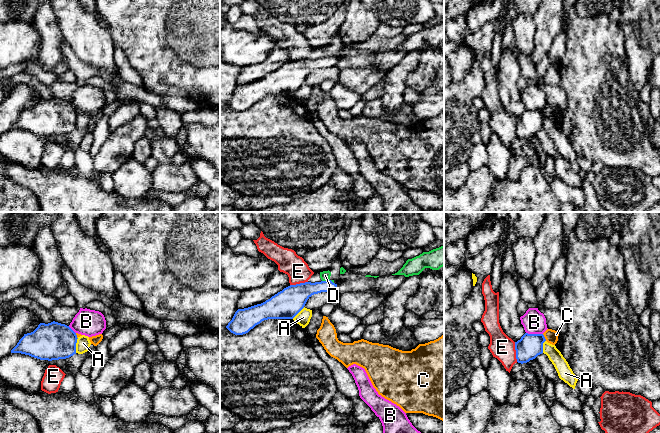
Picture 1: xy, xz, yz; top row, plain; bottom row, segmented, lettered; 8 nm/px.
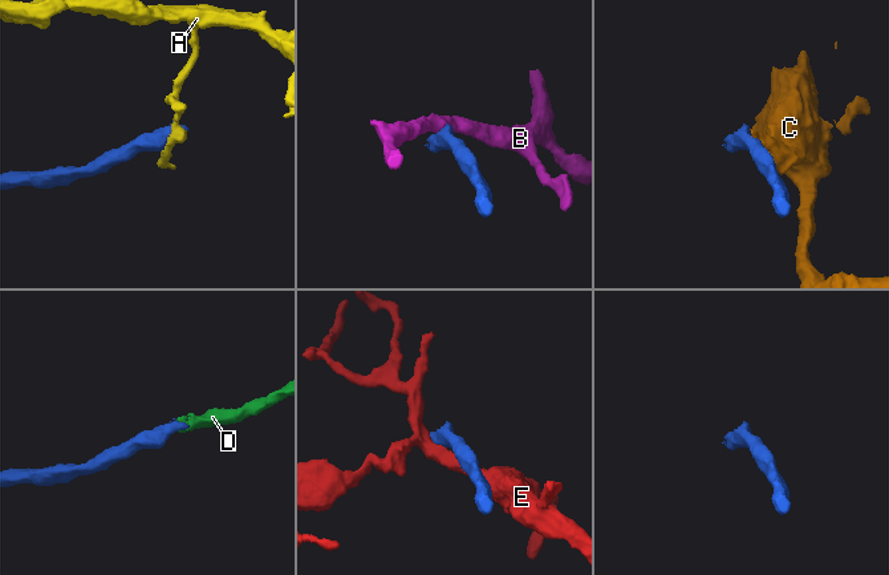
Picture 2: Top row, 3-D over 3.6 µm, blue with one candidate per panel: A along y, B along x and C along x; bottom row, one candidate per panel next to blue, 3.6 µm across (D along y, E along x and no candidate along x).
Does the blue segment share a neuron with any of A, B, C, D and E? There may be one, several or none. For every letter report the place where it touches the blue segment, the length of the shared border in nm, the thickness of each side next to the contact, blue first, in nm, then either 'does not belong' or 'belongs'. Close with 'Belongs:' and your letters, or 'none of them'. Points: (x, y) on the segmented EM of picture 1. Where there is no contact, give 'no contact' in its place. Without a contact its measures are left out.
A: meets blue in xy at (75, 345); contact 120 nm long; 300 nm thick on the blue side, 110 nm on the other; does not belong
B: meets blue in yz at (534, 334); contact 140 nm long; 190 nm thick on the blue side, 190 nm on the other; does not belong
C: meets blue in yz at (544, 337); contact 70 nm long; 190 nm thick on the blue side, 110 nm on the other; does not belong
D: meets blue in xz at (328, 280); contact 100 nm long; 160 nm thick on the blue side, 80 nm on the other; belongs
E: meets blue in yz at (516, 352); contact 160 nm long; 190 nm thick on the blue side, 200 nm on the other; does not belong
Belongs: D

